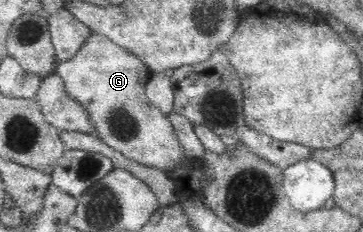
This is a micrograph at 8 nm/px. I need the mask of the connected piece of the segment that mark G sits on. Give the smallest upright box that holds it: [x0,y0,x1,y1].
[55,30,189,175]

